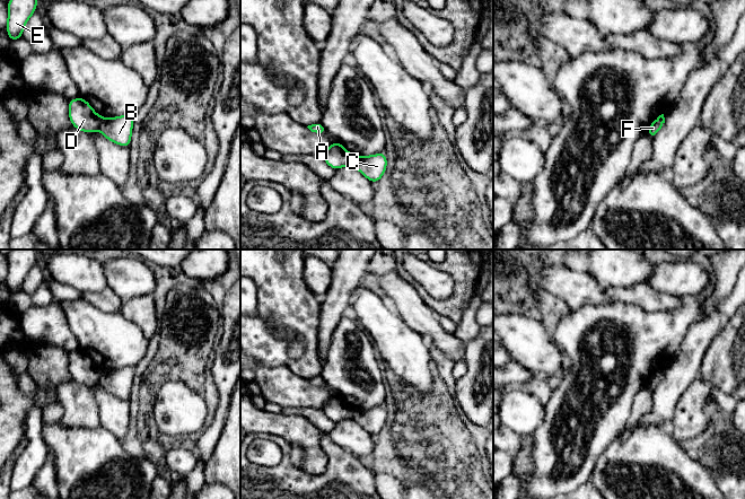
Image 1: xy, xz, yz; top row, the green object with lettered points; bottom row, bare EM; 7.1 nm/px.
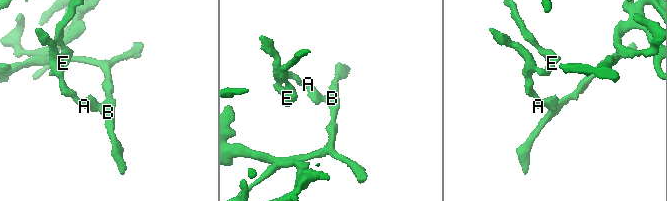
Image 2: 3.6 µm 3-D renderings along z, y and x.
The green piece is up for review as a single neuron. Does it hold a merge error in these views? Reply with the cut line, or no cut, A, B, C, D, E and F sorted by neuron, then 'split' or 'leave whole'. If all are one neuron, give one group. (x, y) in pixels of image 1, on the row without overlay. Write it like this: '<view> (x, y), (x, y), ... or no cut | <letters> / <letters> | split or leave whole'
xy (102, 371), (97, 381) | A D E / B C F | split

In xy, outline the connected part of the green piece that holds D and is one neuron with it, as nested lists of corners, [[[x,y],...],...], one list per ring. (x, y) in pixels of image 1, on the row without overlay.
[[[80,349],[69,353],[68,366],[72,379],[86,386],[96,384],[102,374],[102,369]]]

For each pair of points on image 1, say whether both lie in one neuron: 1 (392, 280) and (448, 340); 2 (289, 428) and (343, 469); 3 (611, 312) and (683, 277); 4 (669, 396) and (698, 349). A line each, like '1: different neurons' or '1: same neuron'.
1: same neuron
2: different neurons
3: different neurons
4: same neuron

